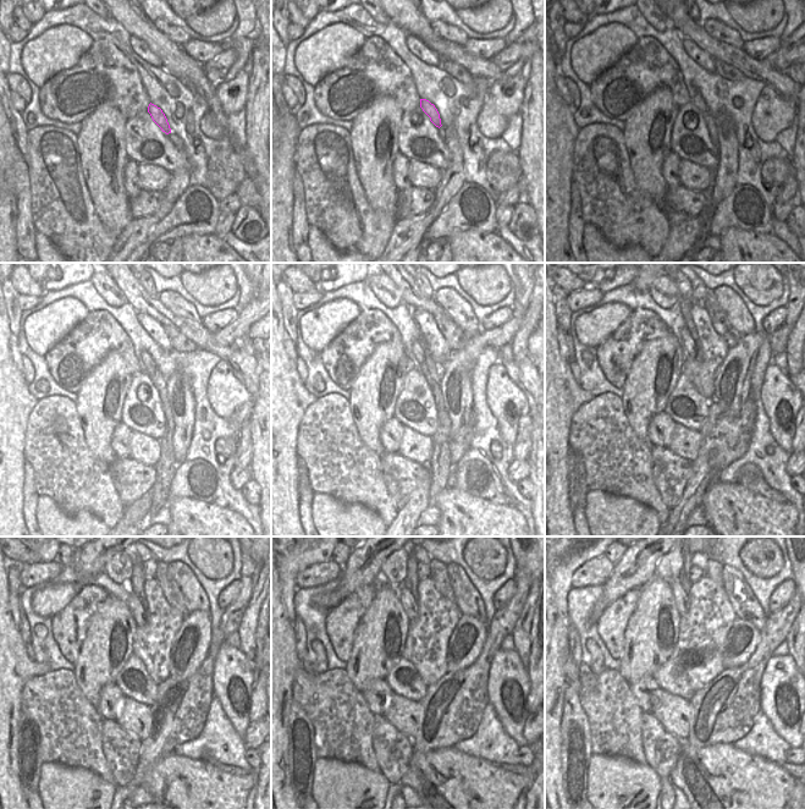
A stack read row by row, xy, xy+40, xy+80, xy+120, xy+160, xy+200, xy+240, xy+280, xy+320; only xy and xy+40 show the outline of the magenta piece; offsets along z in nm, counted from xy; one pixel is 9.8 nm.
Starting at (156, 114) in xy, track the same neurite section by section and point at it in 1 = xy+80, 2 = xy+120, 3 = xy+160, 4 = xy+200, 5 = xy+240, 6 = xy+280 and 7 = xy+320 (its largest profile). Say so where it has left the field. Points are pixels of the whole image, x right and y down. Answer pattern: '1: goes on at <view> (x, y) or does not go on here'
1: goes on at xy+80 (698, 100)
2: goes on at xy+120 (150, 368)
3: goes on at xy+160 (425, 366)
4: goes on at xy+200 (690, 350)
5: goes on at xy+240 (134, 605)
6: goes on at xy+280 (407, 600)
7: goes on at xy+320 (681, 598)

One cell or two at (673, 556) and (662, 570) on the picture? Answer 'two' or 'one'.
one

